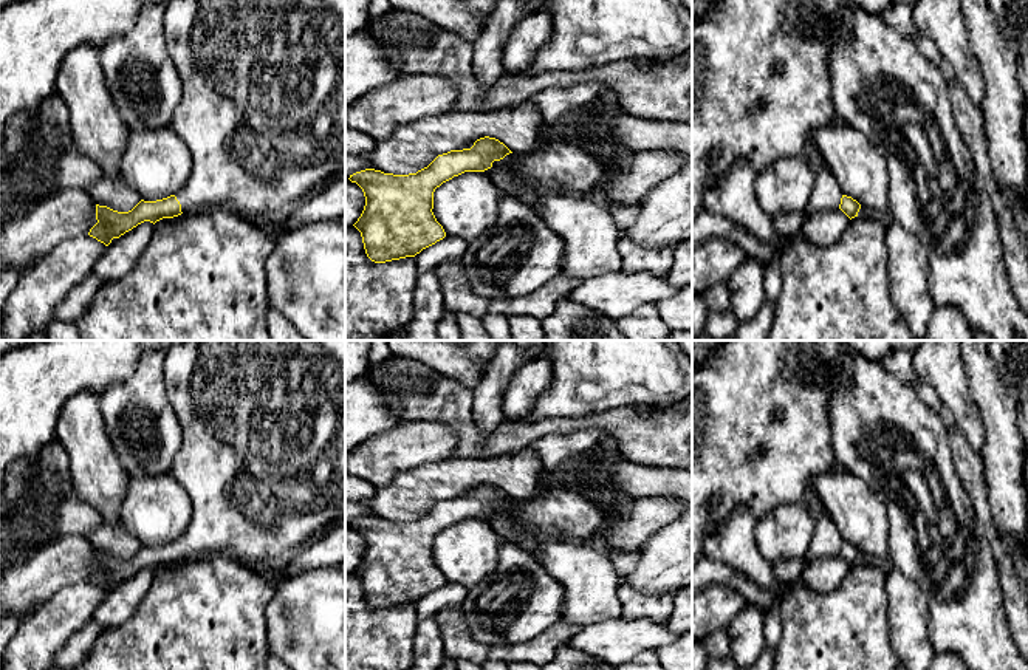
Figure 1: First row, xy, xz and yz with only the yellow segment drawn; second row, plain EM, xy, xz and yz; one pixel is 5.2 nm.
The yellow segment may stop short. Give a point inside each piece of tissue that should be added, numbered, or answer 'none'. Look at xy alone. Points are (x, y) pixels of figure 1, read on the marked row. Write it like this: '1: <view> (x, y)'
1: xy (262, 113)

